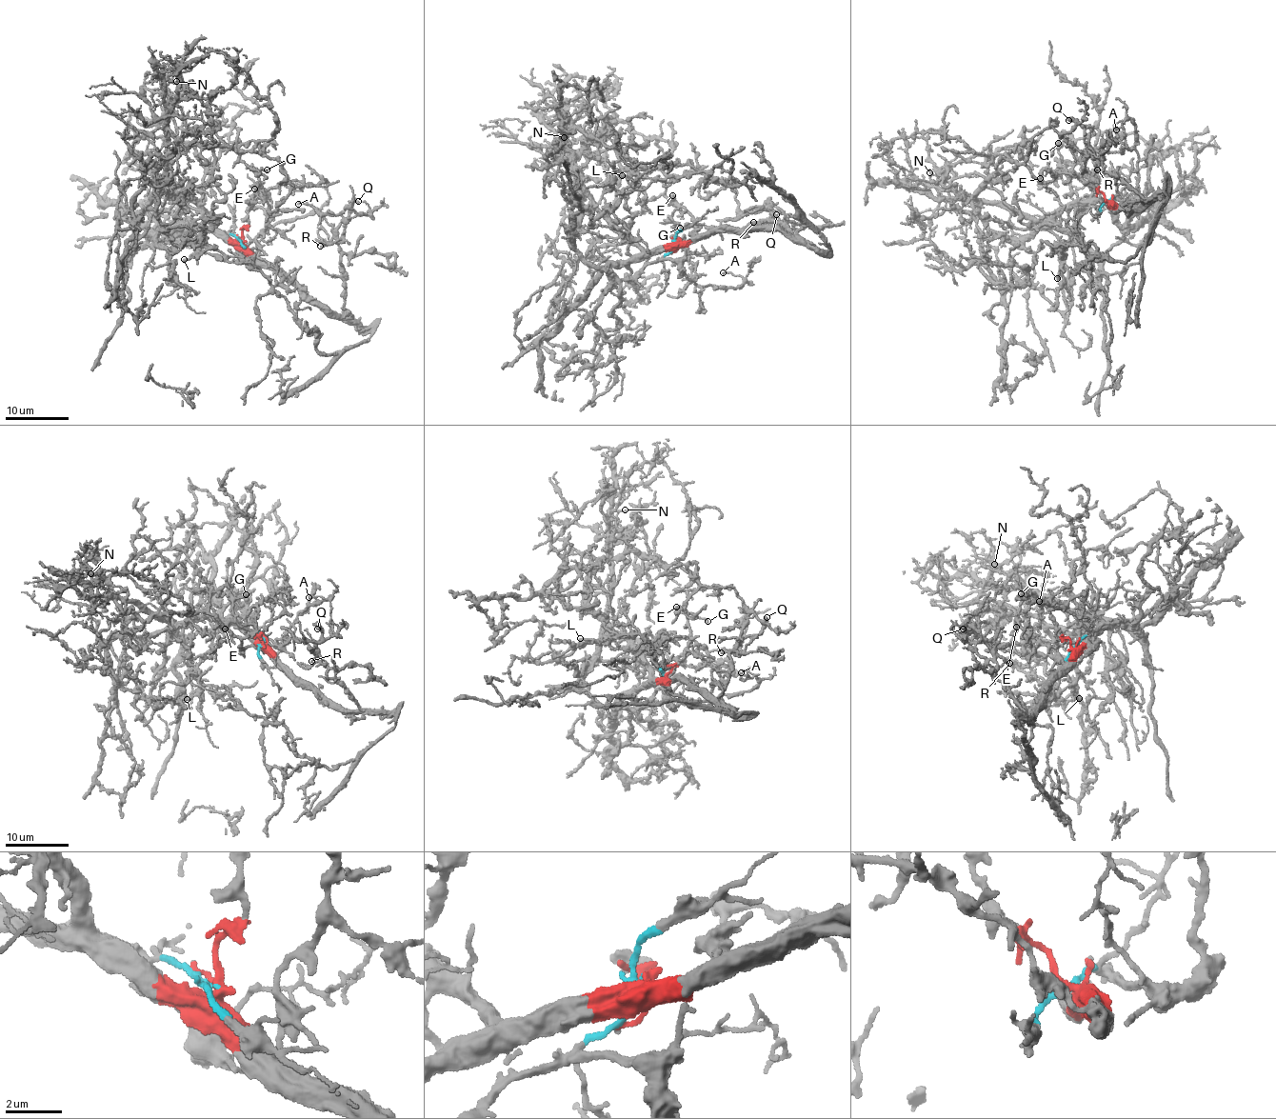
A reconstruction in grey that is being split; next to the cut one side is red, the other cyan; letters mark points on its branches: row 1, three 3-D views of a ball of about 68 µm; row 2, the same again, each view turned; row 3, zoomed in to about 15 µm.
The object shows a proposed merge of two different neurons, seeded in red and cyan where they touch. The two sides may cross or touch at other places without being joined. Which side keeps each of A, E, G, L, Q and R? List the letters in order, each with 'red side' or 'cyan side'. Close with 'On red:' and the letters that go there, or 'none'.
A: cyan side
E: red side
G: red side
L: red side
Q: red side
R: red side
On red: E, G, L, Q, R

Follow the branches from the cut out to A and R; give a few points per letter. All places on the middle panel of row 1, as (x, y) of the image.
A: (676, 244), (663, 257), (678, 263), (682, 273), (698, 285), (733, 288), (743, 283), (739, 275), (723, 272)
R: (676, 242), (722, 230), (774, 229), (790, 234), (789, 229), (776, 215), (773, 221), (752, 223)

